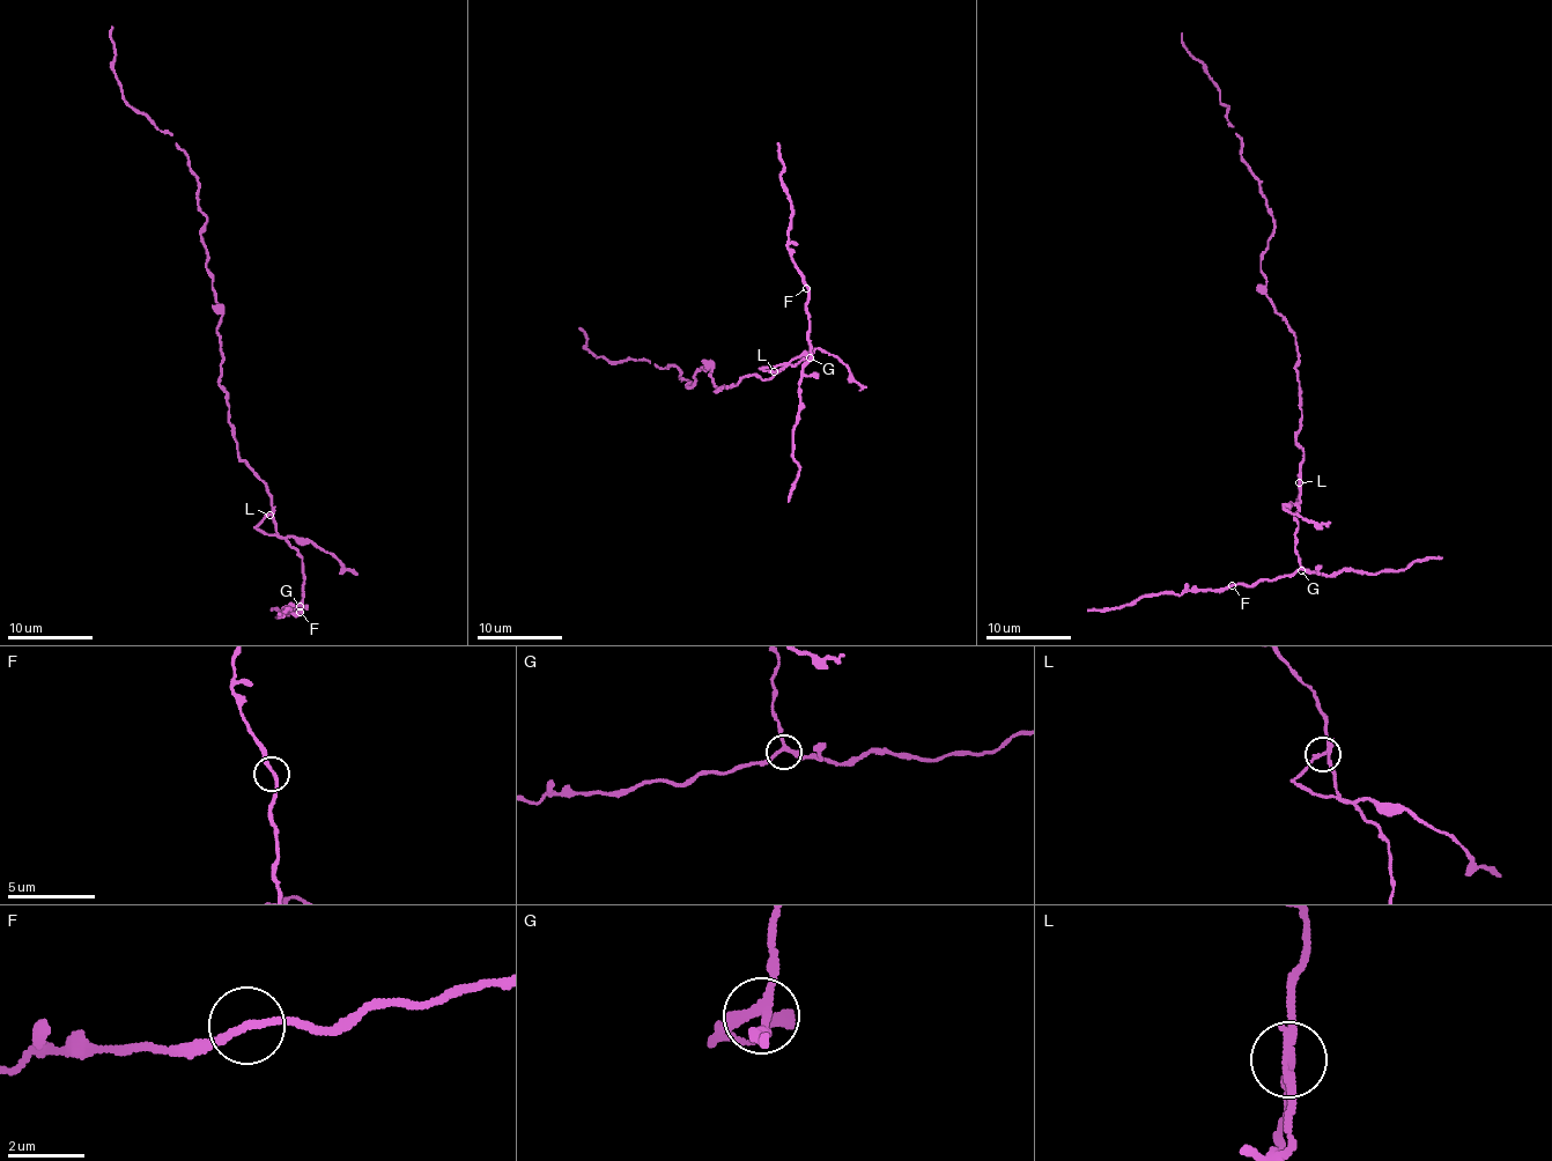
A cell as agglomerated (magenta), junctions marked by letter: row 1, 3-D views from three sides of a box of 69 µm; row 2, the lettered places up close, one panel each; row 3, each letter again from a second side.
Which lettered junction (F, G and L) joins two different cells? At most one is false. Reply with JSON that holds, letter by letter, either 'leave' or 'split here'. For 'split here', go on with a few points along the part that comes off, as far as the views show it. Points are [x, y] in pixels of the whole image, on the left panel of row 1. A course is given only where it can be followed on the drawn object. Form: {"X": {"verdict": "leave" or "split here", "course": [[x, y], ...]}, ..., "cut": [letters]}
{"F": {"verdict": "leave"}, "G": {"verdict": "leave"}, "L": {"verdict": "split here", "course": [[271, 515], [256, 527], [266, 533], [305, 539], [331, 552], [346, 570], [356, 574]]}, "cut": ["L"]}

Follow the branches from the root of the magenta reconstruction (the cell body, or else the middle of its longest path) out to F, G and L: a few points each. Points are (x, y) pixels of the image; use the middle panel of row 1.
F: (728, 387), (746, 375), (768, 378), (803, 359), (810, 362), (813, 354), (806, 288)
G: (728, 387), (746, 375), (770, 378), (777, 369), (805, 359), (810, 362), (813, 354), (810, 357)
L: (728, 387), (746, 375), (770, 378), (776, 374), (774, 370)

